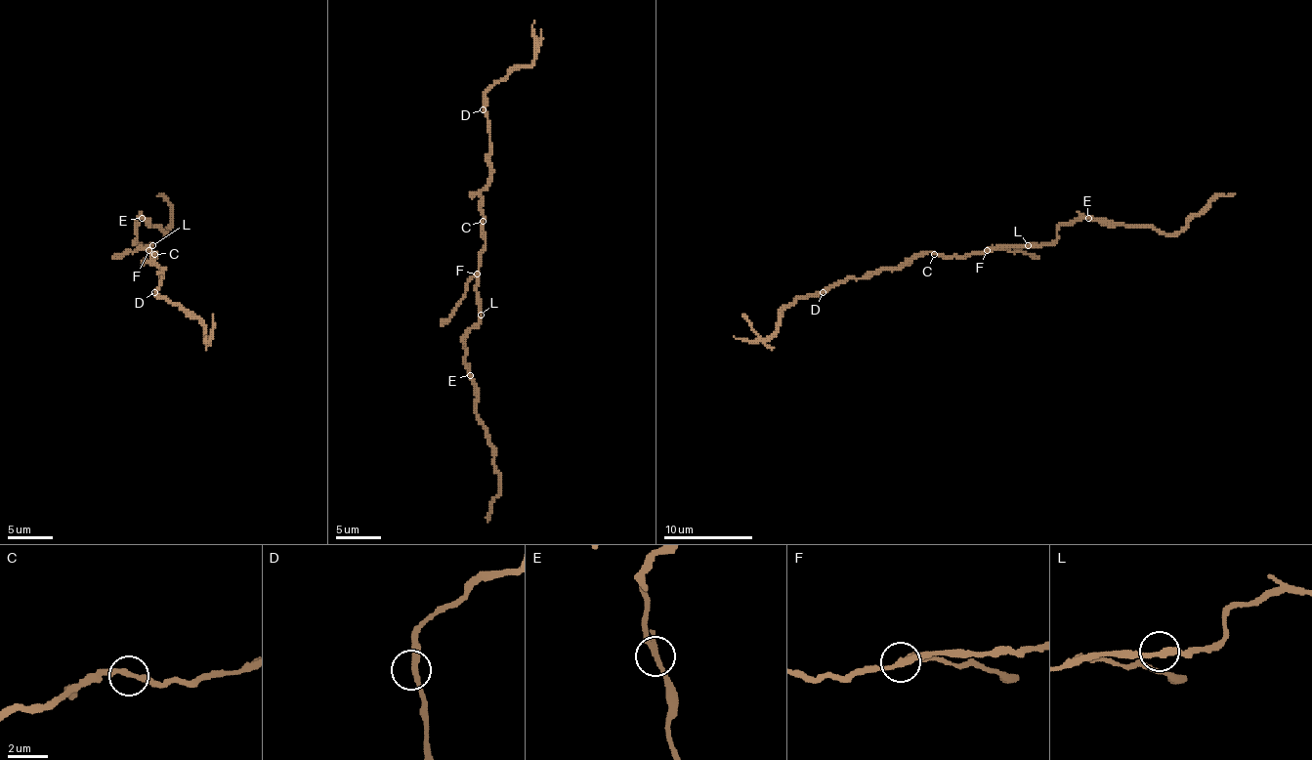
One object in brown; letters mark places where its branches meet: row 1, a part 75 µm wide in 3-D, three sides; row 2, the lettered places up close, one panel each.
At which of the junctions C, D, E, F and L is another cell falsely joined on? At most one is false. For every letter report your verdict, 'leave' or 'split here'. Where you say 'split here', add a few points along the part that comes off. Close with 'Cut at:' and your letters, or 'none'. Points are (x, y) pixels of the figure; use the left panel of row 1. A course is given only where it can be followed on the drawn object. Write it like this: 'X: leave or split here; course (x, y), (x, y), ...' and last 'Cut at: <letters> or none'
C: leave
D: leave
E: leave
F: split here; course (148, 249), (112, 256)
L: leave
Cut at: F

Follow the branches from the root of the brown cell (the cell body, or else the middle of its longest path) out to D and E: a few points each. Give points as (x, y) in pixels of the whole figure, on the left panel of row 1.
D: (150, 252), (157, 256), (154, 252), (152, 261), (161, 270), (161, 282), (154, 292)
E: (150, 252), (148, 247), (152, 247), (144, 247), (137, 242), (137, 221), (142, 218)

